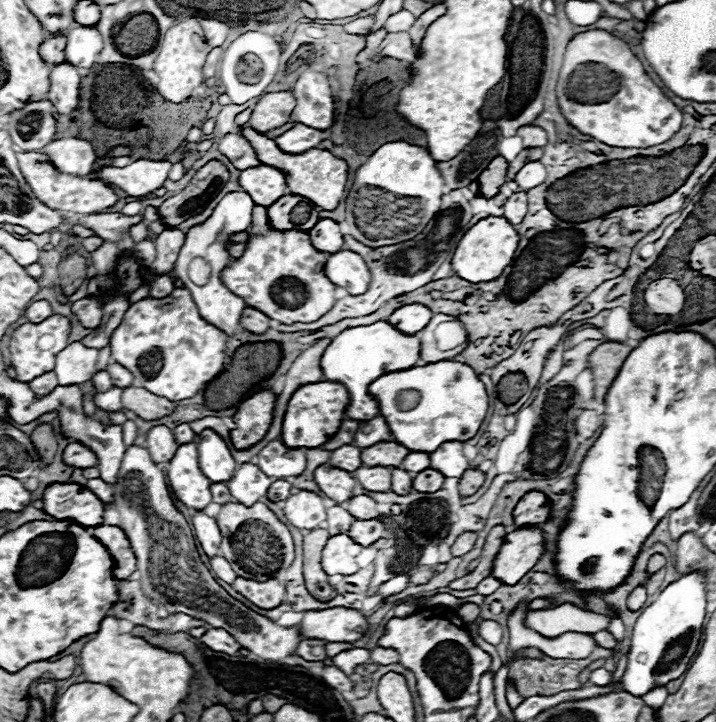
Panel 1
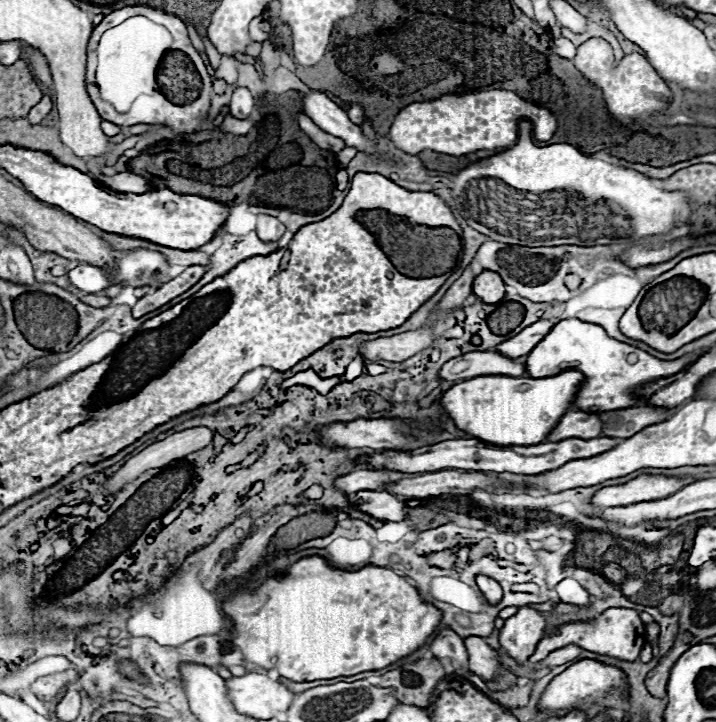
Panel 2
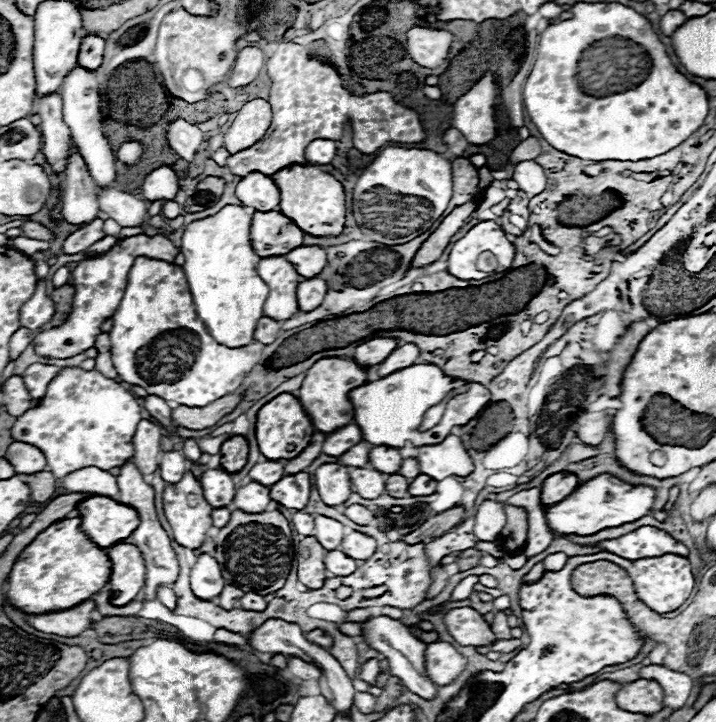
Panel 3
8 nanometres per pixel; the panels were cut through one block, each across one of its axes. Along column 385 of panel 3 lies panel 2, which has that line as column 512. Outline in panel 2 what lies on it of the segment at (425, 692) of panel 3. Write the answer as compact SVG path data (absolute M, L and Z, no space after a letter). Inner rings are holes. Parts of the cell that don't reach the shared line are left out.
M522 606L514 616L506 620L504 628L500 630L500 644L518 664L524 664L528 656L532 656L544 634L546 618L542 616L542 612L530 606Z

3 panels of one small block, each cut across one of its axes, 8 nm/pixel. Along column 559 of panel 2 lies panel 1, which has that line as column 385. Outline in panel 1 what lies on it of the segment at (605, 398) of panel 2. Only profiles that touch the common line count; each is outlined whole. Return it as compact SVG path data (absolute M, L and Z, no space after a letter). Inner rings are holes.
M378 322L370 326L356 326L340 332L328 348L324 350L320 358L320 368L324 374L324 380L340 382L350 396L350 402L344 410L344 414L352 420L370 420L378 416L378 404L374 404L374 398L366 392L368 384L372 384L378 376L394 372L394 370L406 370L412 368L420 360L420 340L416 336L406 336L398 332L388 322Z

